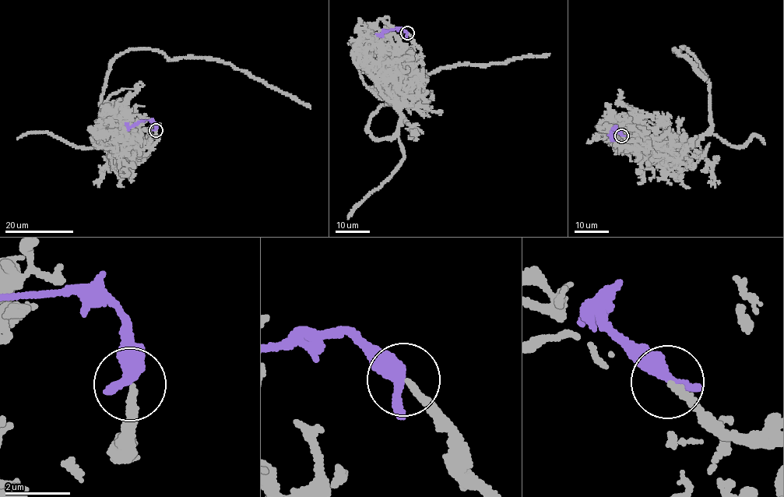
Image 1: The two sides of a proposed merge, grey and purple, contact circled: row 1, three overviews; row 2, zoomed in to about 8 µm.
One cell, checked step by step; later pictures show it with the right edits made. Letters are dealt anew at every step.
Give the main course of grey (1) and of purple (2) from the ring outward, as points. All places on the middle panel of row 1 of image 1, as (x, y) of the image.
1: (407, 33), (421, 57), (395, 89), (397, 130), (378, 141), (370, 118), (421, 78), (550, 54)
2: (407, 33), (399, 29), (376, 34)

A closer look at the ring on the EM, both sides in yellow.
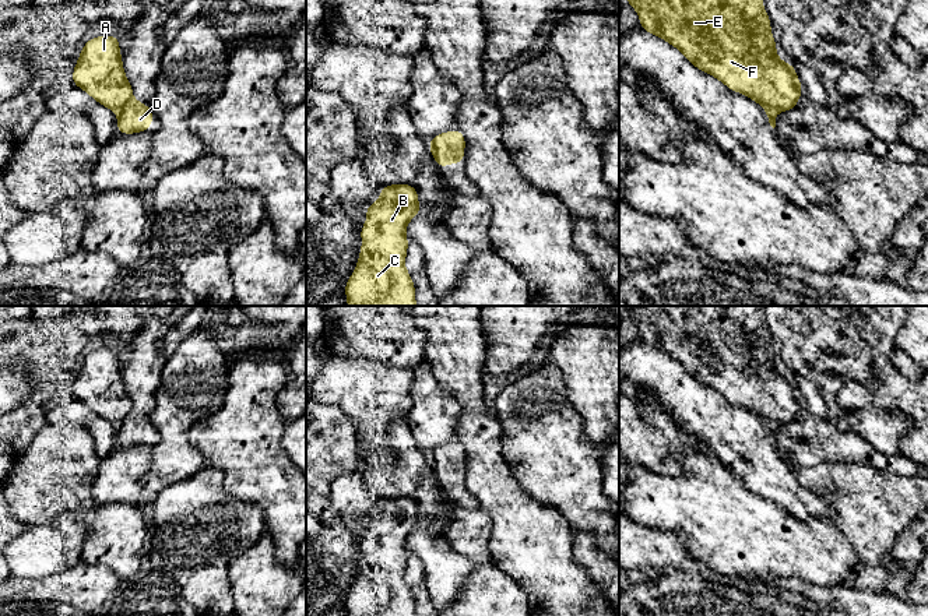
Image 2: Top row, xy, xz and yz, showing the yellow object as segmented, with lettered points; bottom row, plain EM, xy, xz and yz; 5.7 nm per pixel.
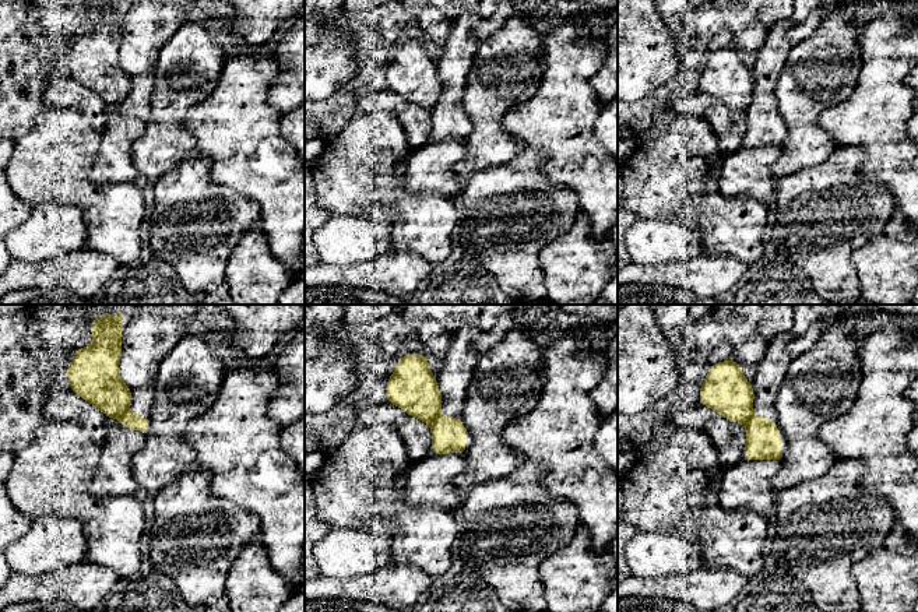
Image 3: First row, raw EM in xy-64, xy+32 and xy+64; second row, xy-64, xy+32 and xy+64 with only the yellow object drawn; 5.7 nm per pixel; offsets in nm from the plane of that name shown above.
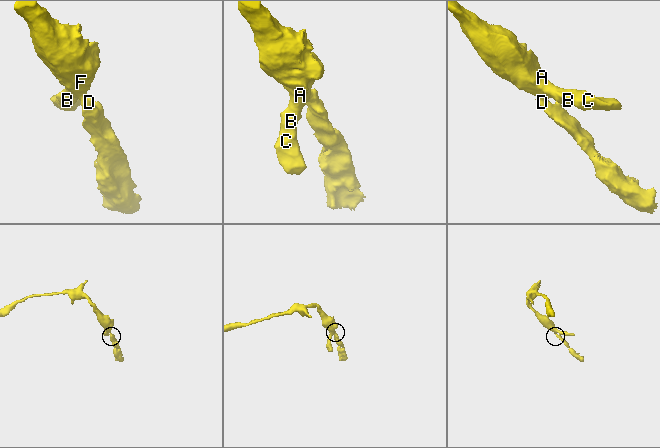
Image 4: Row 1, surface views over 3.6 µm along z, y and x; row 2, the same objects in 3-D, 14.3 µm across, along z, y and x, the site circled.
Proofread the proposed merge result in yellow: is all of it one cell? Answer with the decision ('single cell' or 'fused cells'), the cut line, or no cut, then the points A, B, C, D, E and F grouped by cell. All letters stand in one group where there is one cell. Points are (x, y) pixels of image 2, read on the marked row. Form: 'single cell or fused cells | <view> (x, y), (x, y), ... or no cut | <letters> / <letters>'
fused cells | xy (130, 97), (116, 112) | A B C E F / D

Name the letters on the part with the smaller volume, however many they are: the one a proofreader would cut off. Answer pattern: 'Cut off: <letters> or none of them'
Cut off: D

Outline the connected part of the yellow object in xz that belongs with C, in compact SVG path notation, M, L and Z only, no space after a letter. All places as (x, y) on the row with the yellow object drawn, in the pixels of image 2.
M411 184L383 187L380 198L366 208L358 265L345 284L348 306L416 306L404 261L409 244L405 228L418 212L418 193Z

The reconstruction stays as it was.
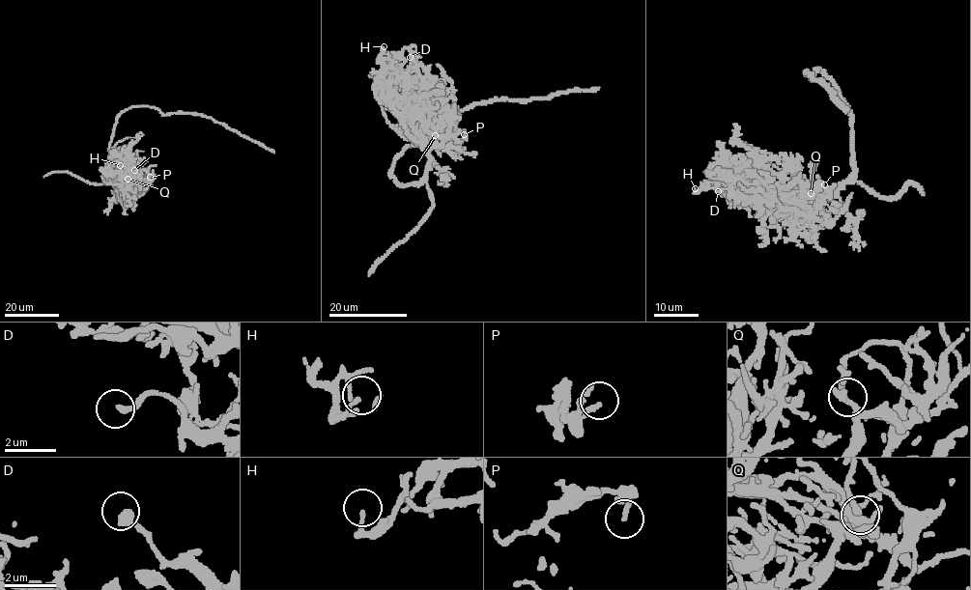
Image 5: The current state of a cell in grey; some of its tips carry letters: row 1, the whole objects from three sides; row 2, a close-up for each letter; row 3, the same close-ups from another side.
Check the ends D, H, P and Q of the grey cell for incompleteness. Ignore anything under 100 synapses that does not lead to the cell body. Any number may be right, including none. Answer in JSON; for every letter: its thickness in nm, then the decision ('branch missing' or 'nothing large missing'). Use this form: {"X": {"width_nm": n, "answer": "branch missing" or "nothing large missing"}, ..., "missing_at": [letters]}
{"D": {"width_nm": 260, "answer": "nothing large missing"}, "H": {"width_nm": 130, "answer": "nothing large missing"}, "P": {"width_nm": 190, "answer": "nothing large missing"}, "Q": {"width_nm": 170, "answer": "nothing large missing"}, "missing_at": []}

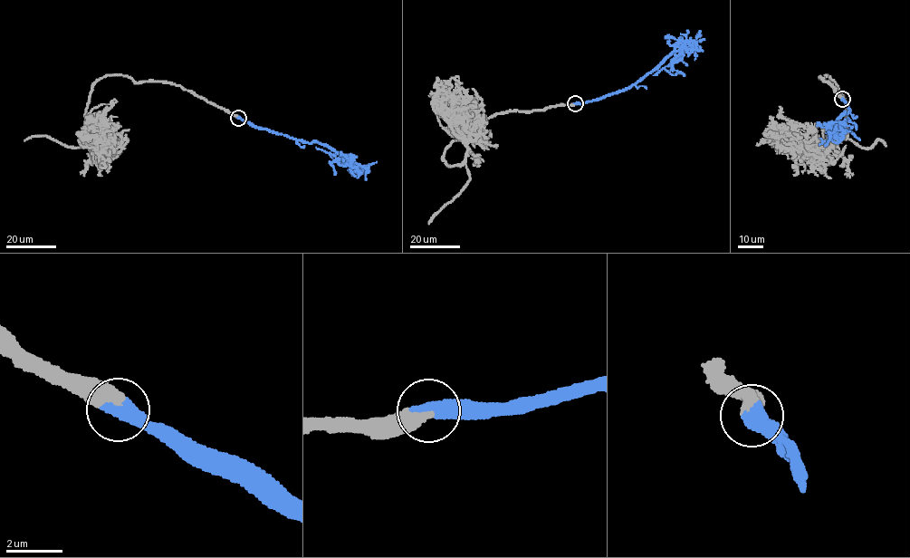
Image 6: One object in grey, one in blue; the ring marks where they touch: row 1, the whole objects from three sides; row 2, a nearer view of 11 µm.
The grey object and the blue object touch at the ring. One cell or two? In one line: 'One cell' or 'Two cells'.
One cell

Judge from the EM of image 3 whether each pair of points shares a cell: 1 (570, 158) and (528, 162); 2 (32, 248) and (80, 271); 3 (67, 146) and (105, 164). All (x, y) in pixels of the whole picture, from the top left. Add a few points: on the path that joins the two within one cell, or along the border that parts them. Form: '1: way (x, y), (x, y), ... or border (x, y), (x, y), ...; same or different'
1: border (520, 147), (535, 147), (545, 155), (540, 169); different
2: border (84, 246), (49, 259), (21, 261); different
3: border (99, 140), (97, 147); different

